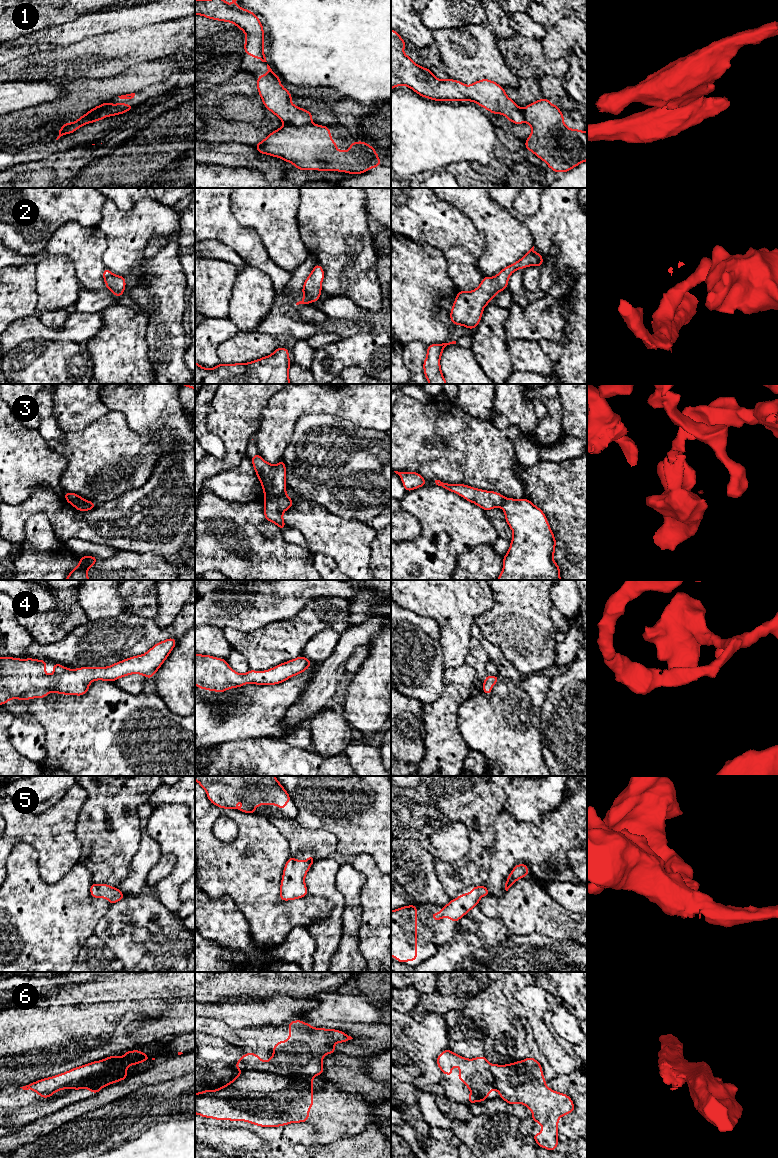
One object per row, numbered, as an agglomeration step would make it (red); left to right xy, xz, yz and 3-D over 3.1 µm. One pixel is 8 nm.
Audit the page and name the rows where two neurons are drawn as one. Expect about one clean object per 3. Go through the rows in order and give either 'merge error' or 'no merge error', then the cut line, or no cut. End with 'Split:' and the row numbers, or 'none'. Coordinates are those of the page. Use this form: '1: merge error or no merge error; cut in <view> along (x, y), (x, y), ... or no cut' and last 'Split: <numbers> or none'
1: merge error; cut in xz along (284, 123), (292, 125), (310, 124)
2: no merge error; no cut
3: no merge error; no cut
4: no merge error; no cut
5: no merge error; no cut
6: merge error; cut in xz along (243, 1071), (266, 1071), (277, 1074), (312, 1076)
Split: 1, 6

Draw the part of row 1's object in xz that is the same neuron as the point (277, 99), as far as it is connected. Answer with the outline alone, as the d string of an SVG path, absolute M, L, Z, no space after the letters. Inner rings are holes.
M267 64L268 73L257 78L257 89L264 106L284 124L302 126L311 124L313 115L306 109L293 105L290 92L280 82L280 78Z

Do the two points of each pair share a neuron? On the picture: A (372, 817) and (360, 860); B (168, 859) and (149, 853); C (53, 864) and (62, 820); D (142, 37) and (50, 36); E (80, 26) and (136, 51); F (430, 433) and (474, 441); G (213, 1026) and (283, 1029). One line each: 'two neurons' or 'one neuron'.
A: two neurons
B: two neurons
C: one neuron
D: two neurons
E: two neurons
F: one neuron
G: one neuron

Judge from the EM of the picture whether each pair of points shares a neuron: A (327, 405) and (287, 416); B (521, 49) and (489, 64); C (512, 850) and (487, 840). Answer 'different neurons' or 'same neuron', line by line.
A: same neuron
B: different neurons
C: different neurons

